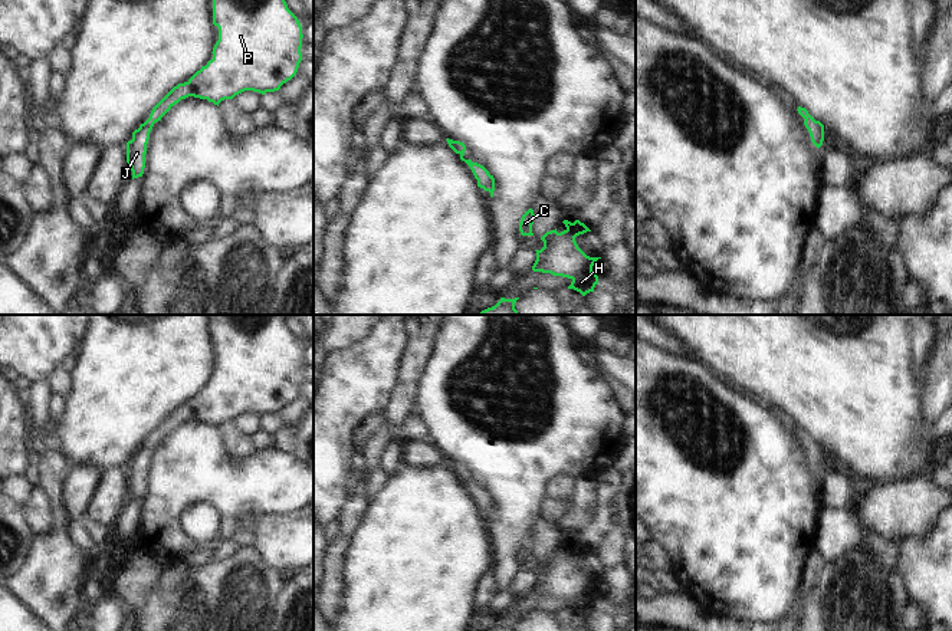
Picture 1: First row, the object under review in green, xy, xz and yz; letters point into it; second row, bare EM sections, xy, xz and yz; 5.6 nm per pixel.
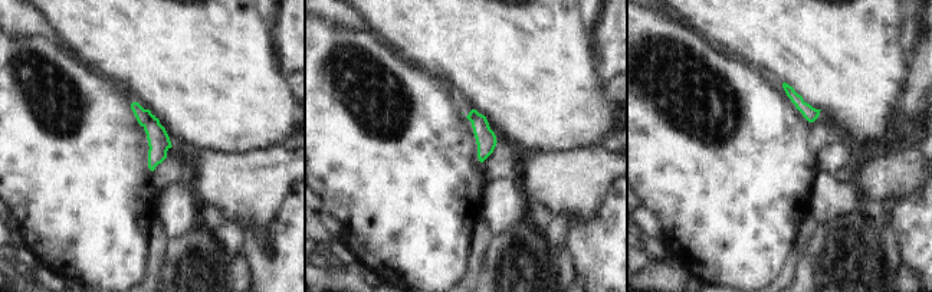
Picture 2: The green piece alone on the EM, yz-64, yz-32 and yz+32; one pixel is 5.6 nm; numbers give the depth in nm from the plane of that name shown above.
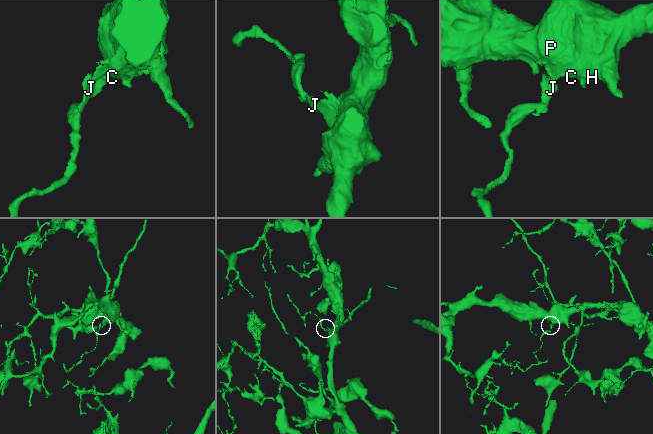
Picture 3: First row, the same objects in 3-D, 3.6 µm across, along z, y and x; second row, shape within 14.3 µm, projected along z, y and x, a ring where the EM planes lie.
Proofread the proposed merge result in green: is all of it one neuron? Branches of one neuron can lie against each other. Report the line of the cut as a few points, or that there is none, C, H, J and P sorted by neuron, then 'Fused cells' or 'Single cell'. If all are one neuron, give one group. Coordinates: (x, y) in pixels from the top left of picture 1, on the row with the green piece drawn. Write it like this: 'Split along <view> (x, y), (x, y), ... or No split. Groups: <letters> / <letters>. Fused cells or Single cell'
No split. Groups: C H J P. Single cell

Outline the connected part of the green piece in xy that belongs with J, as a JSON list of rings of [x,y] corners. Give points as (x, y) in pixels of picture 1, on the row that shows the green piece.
[[[213,0],[213,24],[219,27],[219,40],[211,52],[213,59],[187,82],[174,86],[127,142],[127,162],[131,167],[132,180],[144,174],[147,144],[154,124],[181,99],[194,96],[219,106],[221,101],[233,99],[244,91],[262,95],[279,91],[296,75],[302,60],[303,34],[298,17],[288,9],[285,0]]]

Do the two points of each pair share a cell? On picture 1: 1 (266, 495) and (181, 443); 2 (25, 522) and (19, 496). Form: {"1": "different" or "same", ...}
{"1": "same", "2": "different"}

